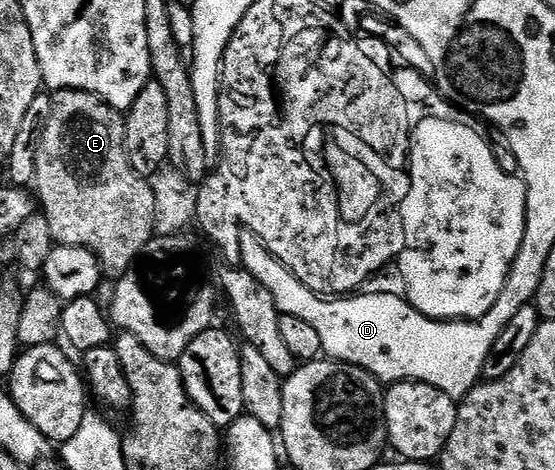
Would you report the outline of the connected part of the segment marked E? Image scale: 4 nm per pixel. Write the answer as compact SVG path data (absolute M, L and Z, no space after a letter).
M60 90L50 96L50 117L36 154L36 174L34 175L32 188L36 193L36 200L40 205L41 215L48 218L48 230L52 230L52 238L55 245L84 246L88 250L92 250L92 254L96 254L96 258L101 262L103 269L111 277L117 278L125 274L129 270L130 265L143 255L142 247L150 239L155 239L156 198L153 196L151 181L145 176L137 176L130 168L130 159L126 153L126 122L123 113L107 106L98 96L93 96L80 90Z

